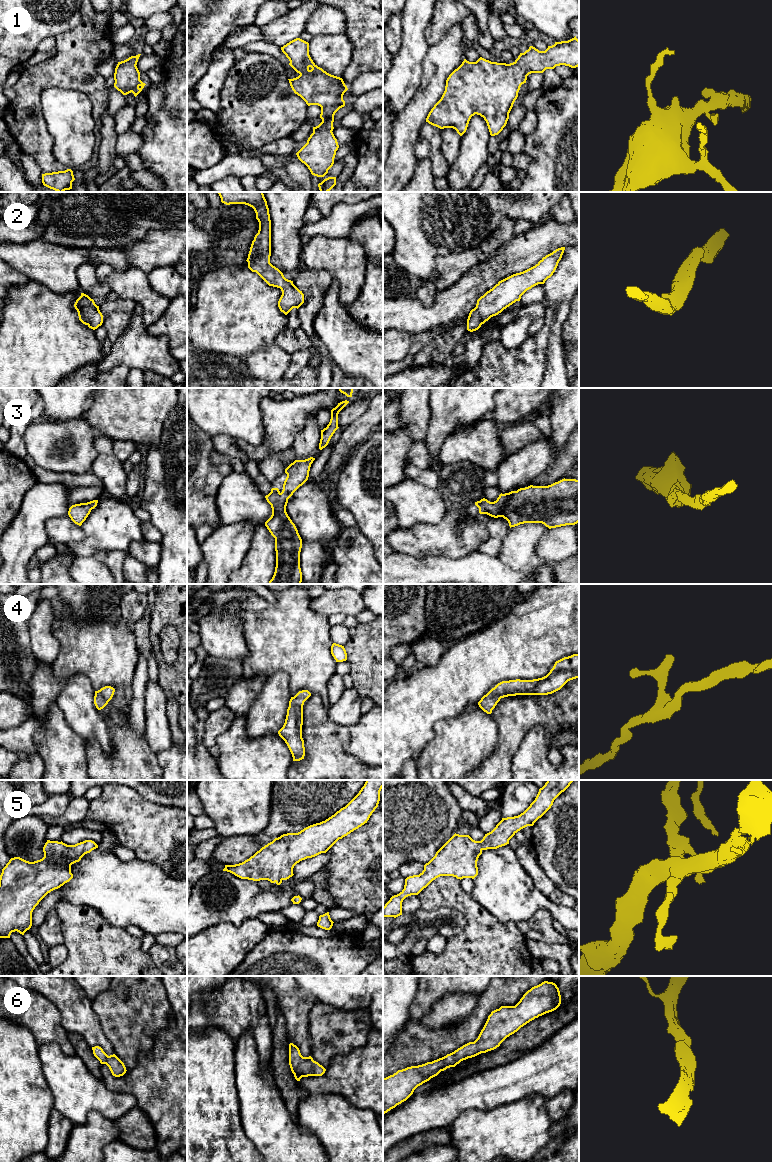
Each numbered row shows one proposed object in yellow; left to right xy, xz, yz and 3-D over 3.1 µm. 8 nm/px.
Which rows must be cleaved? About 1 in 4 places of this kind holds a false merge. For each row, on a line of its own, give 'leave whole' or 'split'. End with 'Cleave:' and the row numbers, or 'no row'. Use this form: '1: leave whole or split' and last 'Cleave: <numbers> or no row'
1: leave whole
2: leave whole
3: leave whole
4: leave whole
5: leave whole
6: leave whole
Cleave: no row

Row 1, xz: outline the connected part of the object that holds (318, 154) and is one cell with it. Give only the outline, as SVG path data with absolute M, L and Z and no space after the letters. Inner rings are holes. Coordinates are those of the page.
M296 38L283 47L282 52L289 59L289 65L300 75L288 79L295 94L308 106L321 107L322 122L313 127L307 143L296 153L311 174L324 177L334 164L339 148L333 134L335 113L345 106L344 93L348 90L342 78L331 75L318 67L309 55L309 43Z

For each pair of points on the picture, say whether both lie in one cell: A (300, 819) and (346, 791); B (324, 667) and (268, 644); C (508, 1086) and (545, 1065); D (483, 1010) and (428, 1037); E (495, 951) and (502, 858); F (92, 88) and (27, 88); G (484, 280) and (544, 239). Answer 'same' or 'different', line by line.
A: same
B: same
C: same
D: same
E: different
F: same
G: same

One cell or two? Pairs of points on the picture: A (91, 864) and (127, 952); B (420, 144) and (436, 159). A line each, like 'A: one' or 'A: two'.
A: two
B: two

